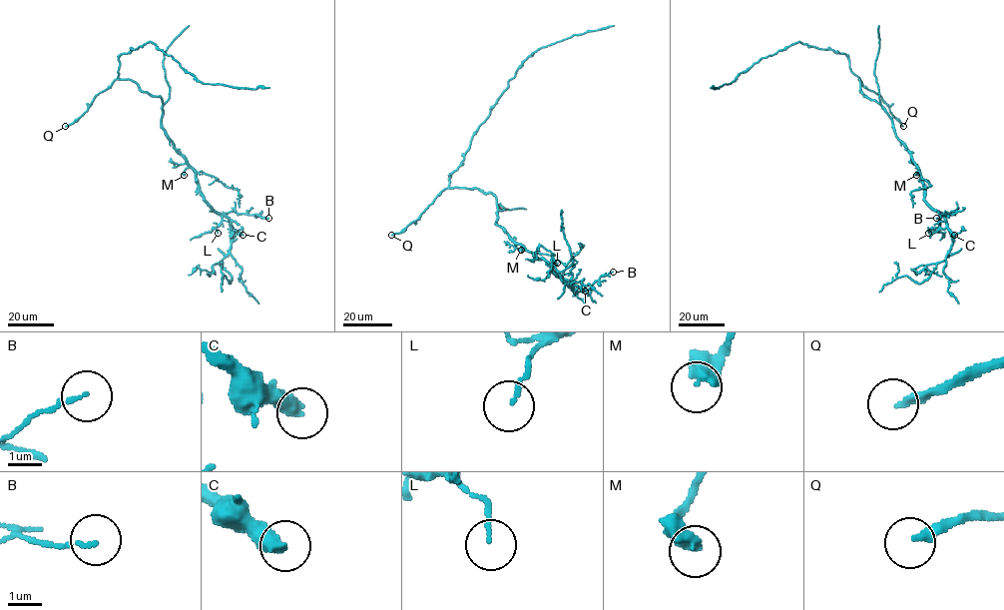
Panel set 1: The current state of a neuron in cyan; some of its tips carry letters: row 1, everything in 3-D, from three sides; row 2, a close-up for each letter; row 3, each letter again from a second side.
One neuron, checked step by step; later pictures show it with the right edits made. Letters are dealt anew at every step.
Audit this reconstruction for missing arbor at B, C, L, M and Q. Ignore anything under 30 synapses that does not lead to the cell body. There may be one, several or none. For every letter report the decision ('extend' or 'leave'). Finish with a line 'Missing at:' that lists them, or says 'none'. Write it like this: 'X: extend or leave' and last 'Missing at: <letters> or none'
B: leave
C: extend
L: leave
M: leave
Q: extend
Missing at: C, Q

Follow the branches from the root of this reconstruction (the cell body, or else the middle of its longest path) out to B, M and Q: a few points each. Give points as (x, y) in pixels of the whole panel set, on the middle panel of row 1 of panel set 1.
B: (495, 197), (496, 224), (536, 258), (544, 259), (569, 287), (578, 292), (587, 290), (601, 276), (613, 272)
M: (495, 197), (496, 224), (525, 250), (520, 252), (521, 250)
Q: (495, 197), (476, 188), (446, 188), (416, 220), (391, 235)

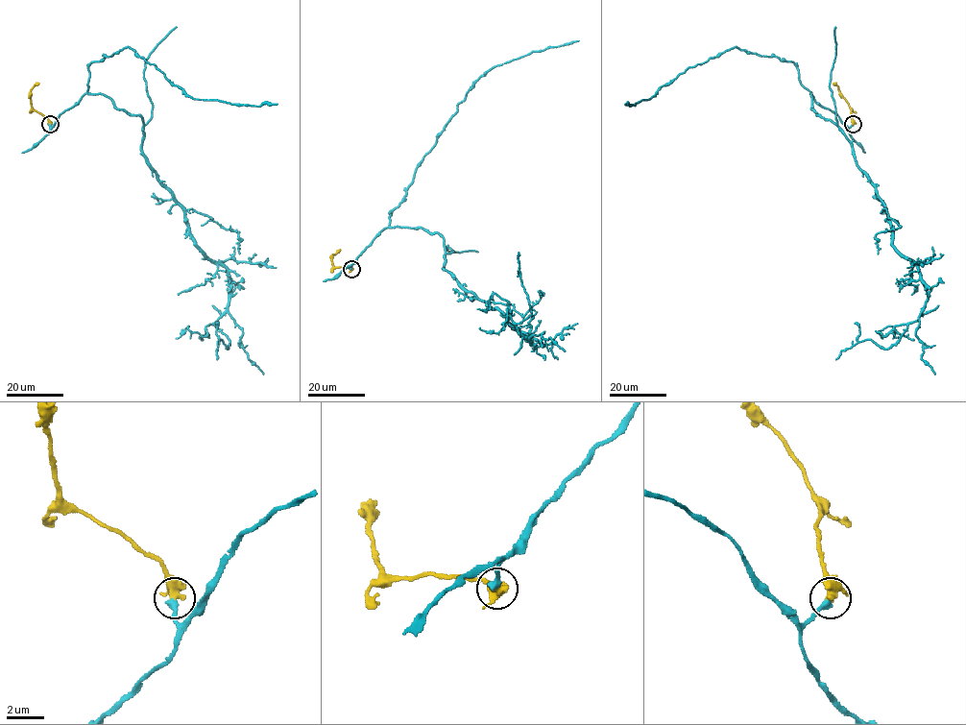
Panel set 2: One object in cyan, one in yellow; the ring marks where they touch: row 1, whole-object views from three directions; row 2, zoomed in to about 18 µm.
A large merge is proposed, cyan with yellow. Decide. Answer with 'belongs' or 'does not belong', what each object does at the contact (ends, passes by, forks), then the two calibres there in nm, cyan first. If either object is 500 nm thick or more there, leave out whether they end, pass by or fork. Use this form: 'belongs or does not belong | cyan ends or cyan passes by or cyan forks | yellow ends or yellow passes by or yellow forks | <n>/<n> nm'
belongs | cyan ends | yellow passes by | 340/440 nm

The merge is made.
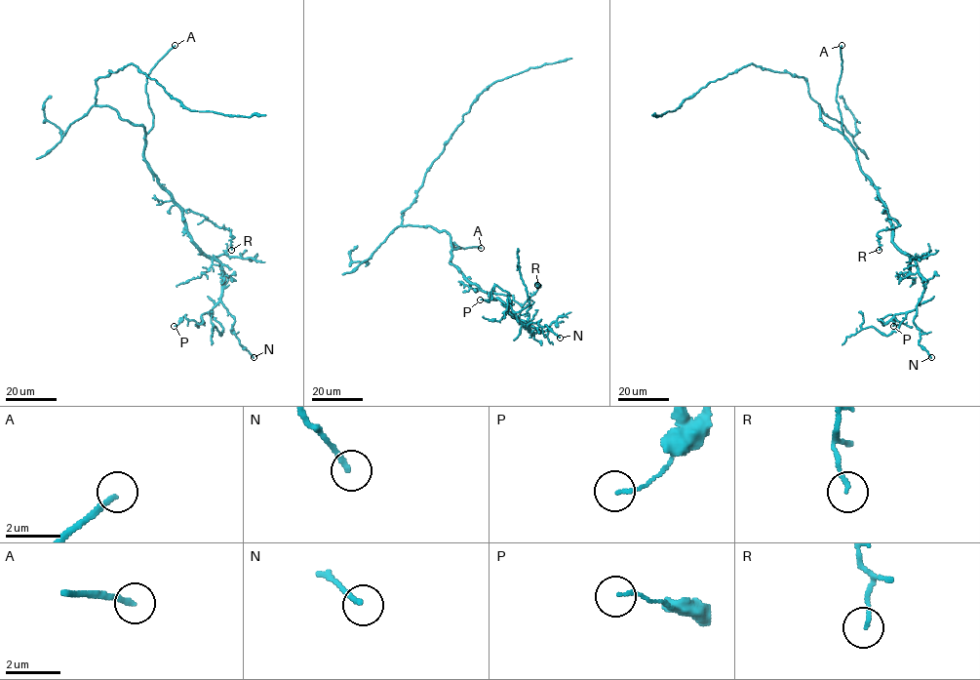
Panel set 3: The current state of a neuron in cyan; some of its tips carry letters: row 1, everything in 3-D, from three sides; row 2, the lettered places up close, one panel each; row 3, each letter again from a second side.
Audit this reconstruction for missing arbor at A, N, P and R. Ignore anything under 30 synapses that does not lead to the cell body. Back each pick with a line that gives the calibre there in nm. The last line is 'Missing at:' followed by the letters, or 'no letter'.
A: 200 nm thick
Missing at: A

